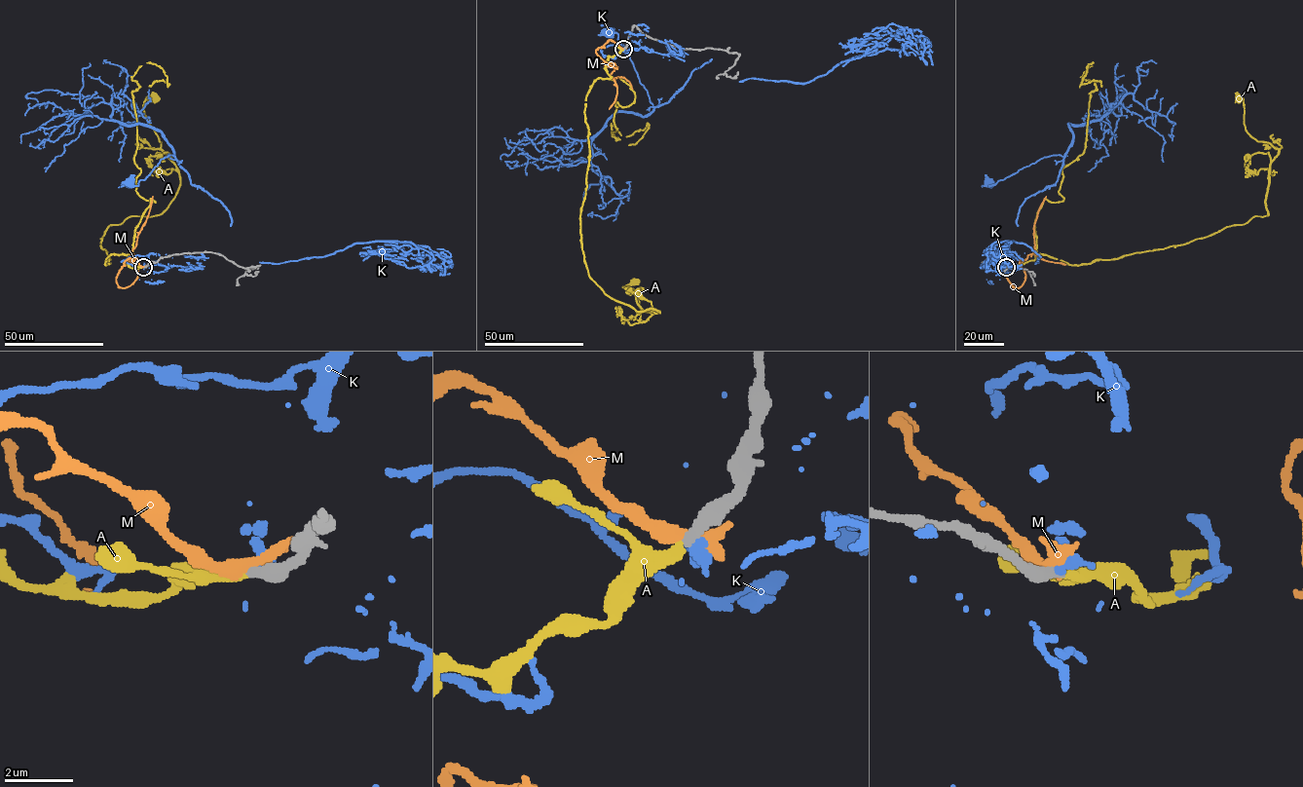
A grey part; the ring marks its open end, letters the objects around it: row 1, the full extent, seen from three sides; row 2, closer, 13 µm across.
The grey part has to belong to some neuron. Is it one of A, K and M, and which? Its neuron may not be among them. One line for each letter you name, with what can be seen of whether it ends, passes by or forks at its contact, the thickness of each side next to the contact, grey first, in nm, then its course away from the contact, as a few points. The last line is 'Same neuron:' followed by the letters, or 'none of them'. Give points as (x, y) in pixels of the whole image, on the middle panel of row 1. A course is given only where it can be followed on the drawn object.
A: It ends there. Thickness 320 nm (grey) against 280 nm. Its course: (623, 49), (586, 97), (580, 231), (606, 294), (660, 312), (641, 321), (639, 296), (622, 286), (634, 281)
Same neuron: A

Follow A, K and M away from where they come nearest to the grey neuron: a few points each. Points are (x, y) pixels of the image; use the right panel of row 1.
A: (1006, 267), (1039, 253), (1069, 264), (1115, 259), (1267, 215), (1270, 164), (1279, 150), (1247, 131), (1238, 98)
K: (1006, 267), (1000, 257), (1011, 257), (1019, 206), (1056, 183), (1063, 157), (989, 183)
M: (1006, 267), (996, 259), (1011, 285), (1022, 285), (1024, 276), (1019, 261), (1034, 251), (1033, 226), (1046, 196)

